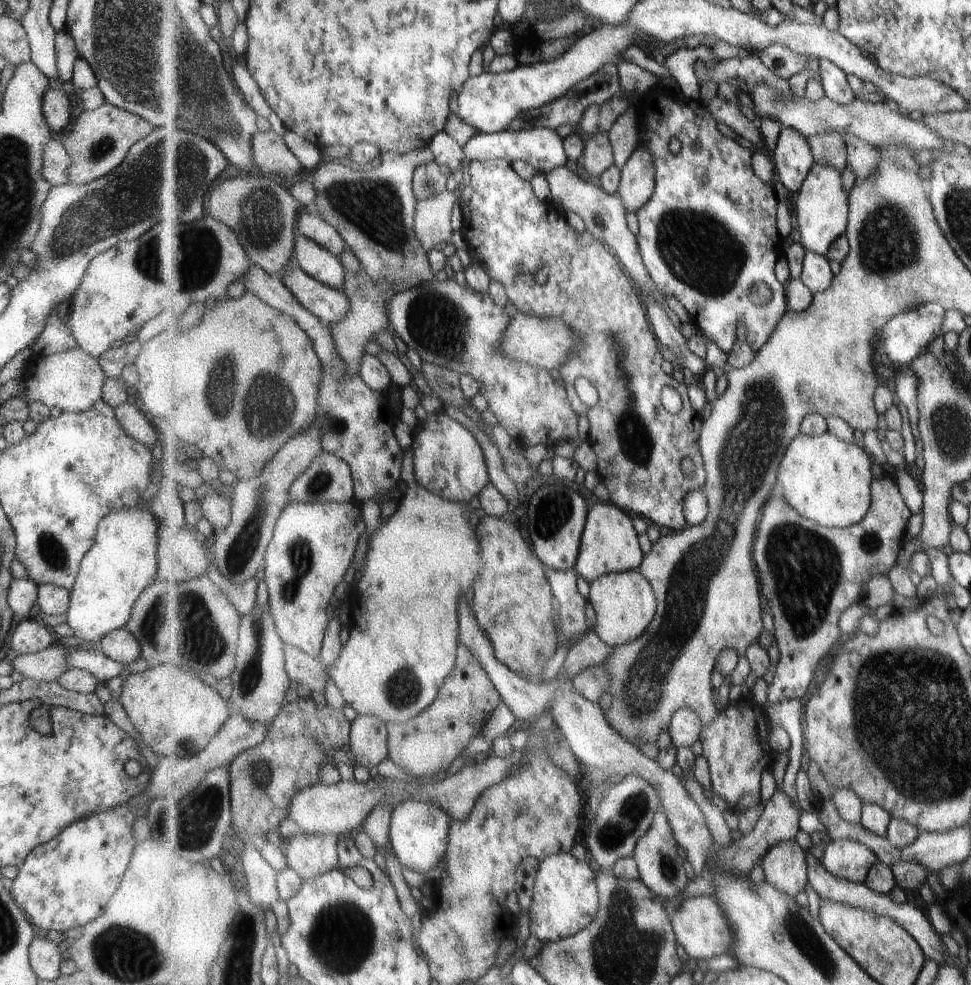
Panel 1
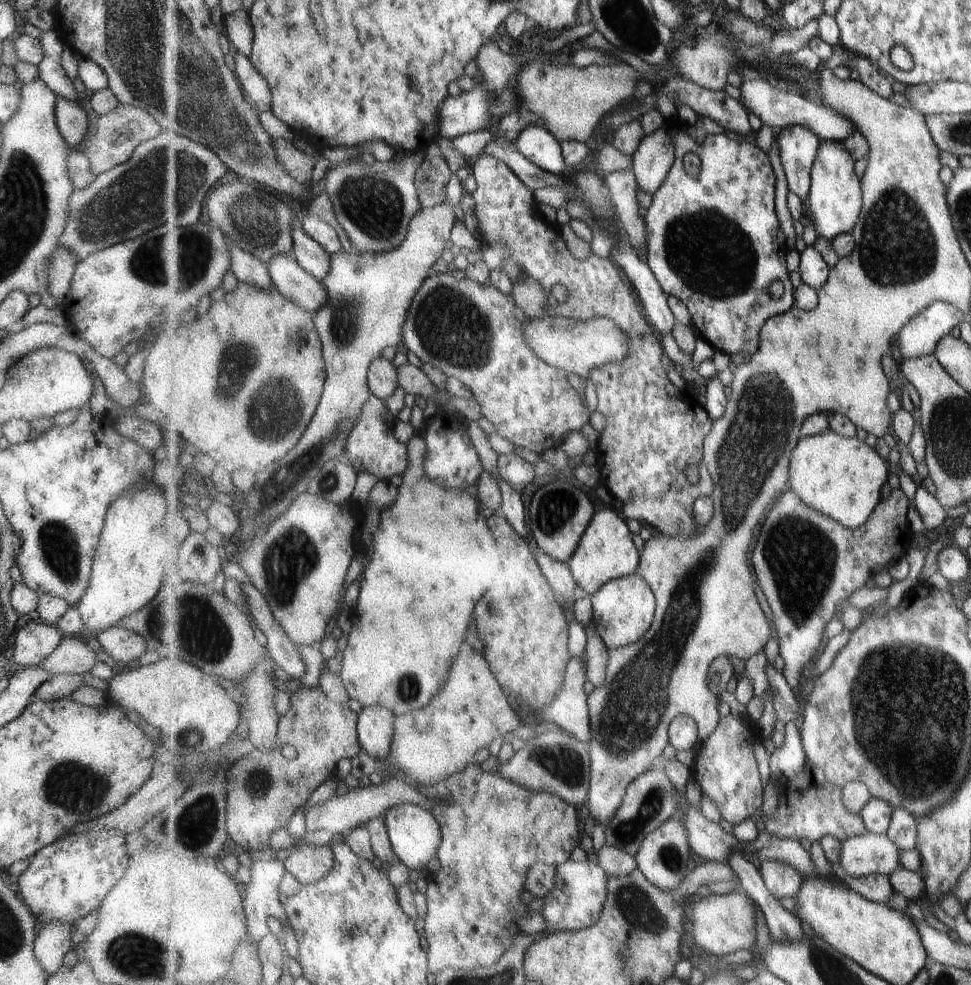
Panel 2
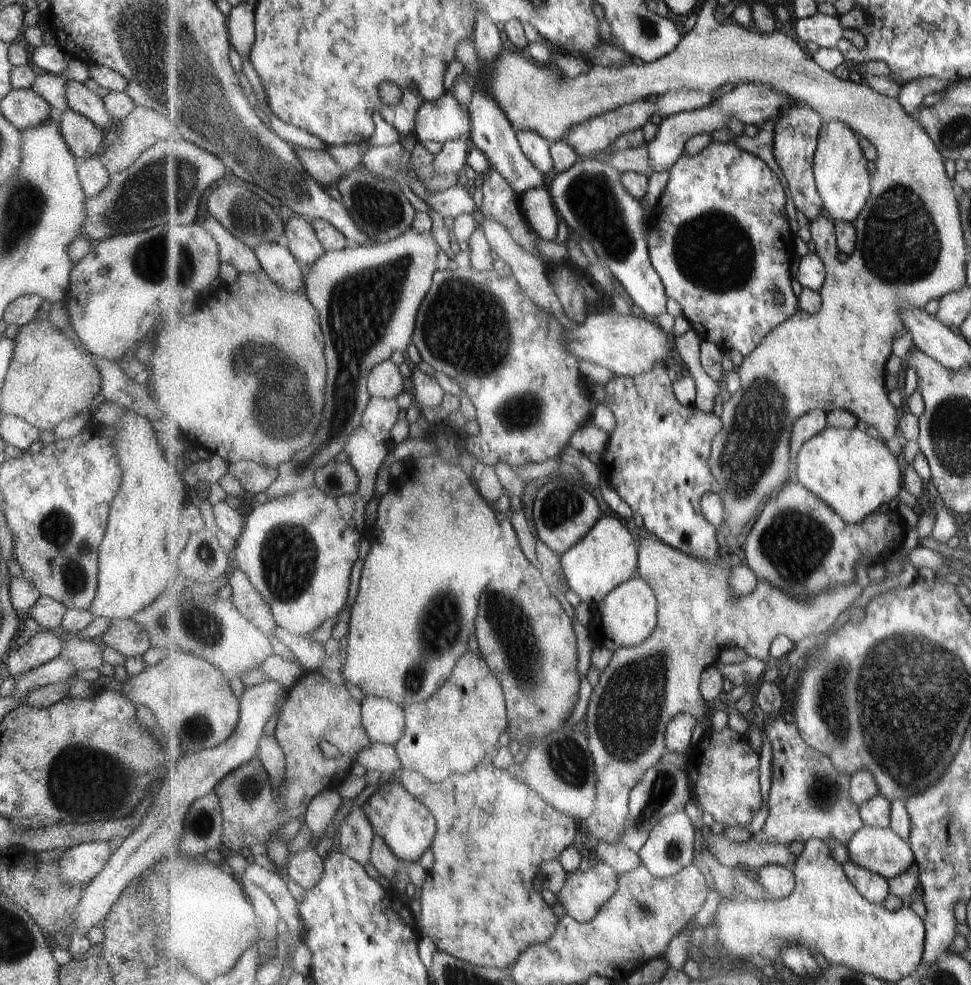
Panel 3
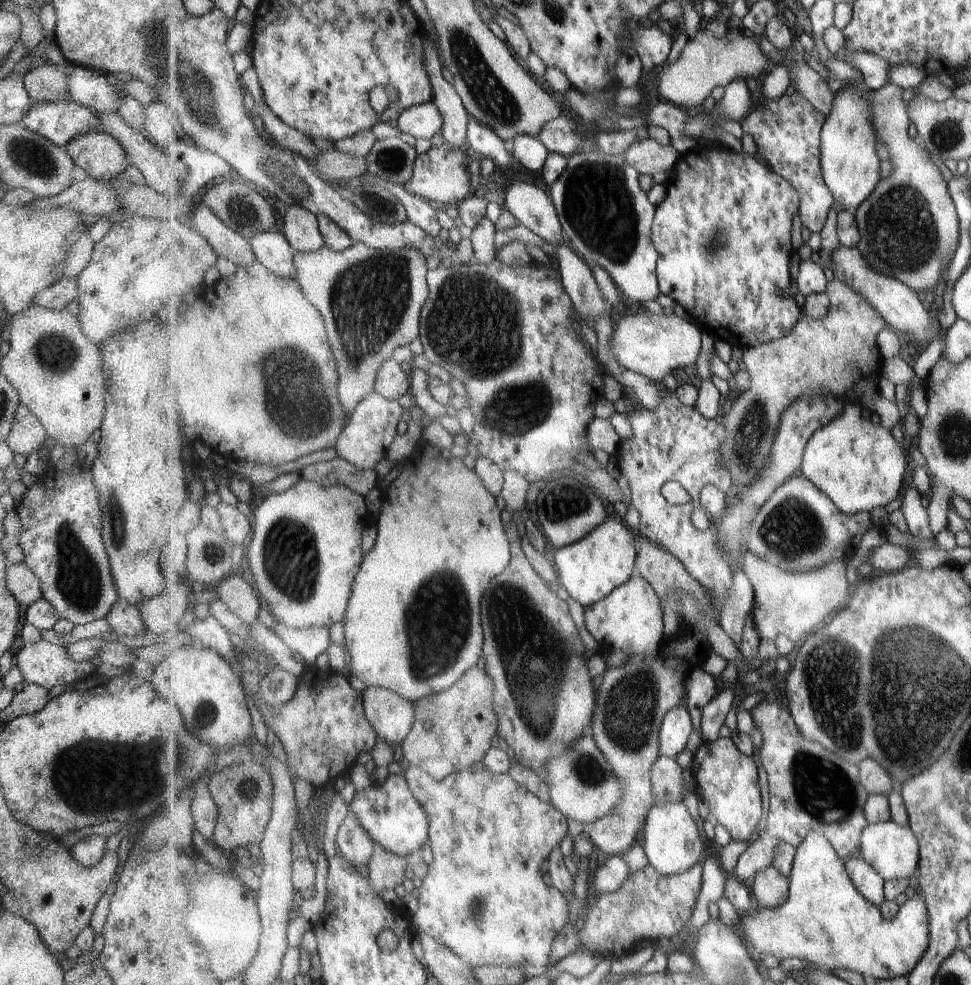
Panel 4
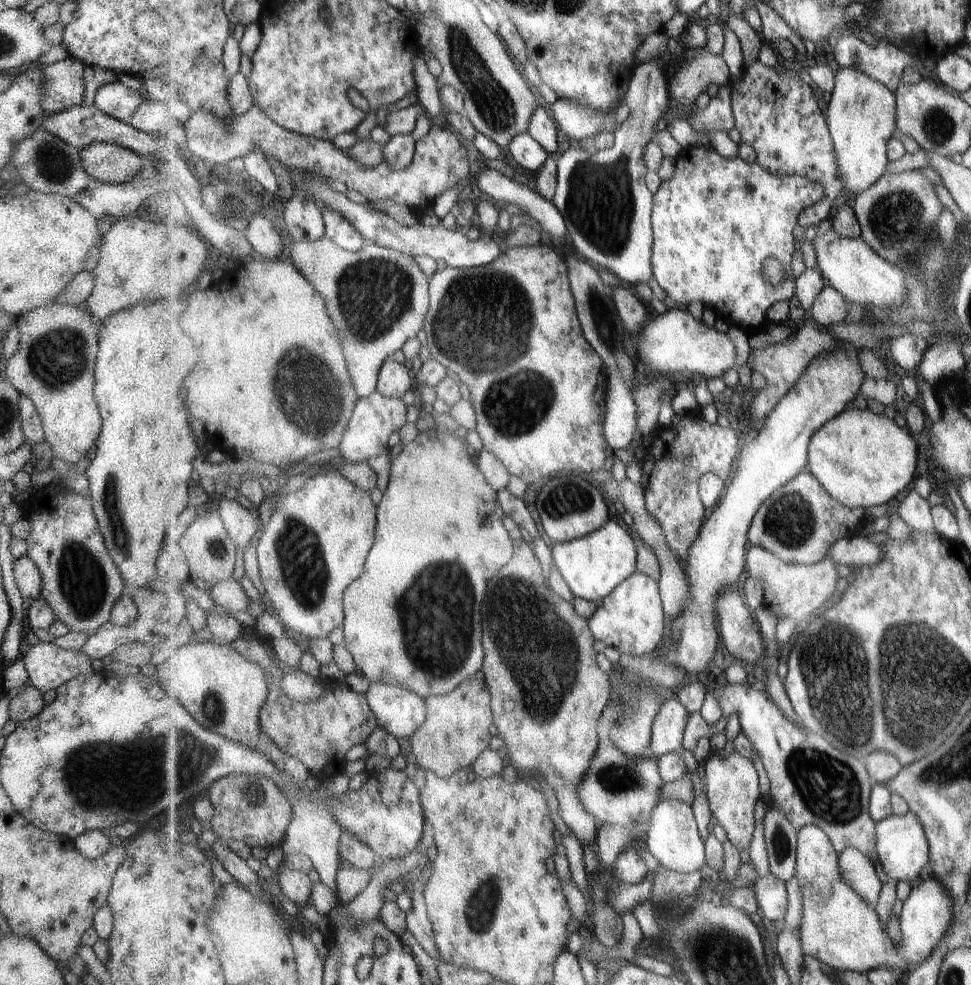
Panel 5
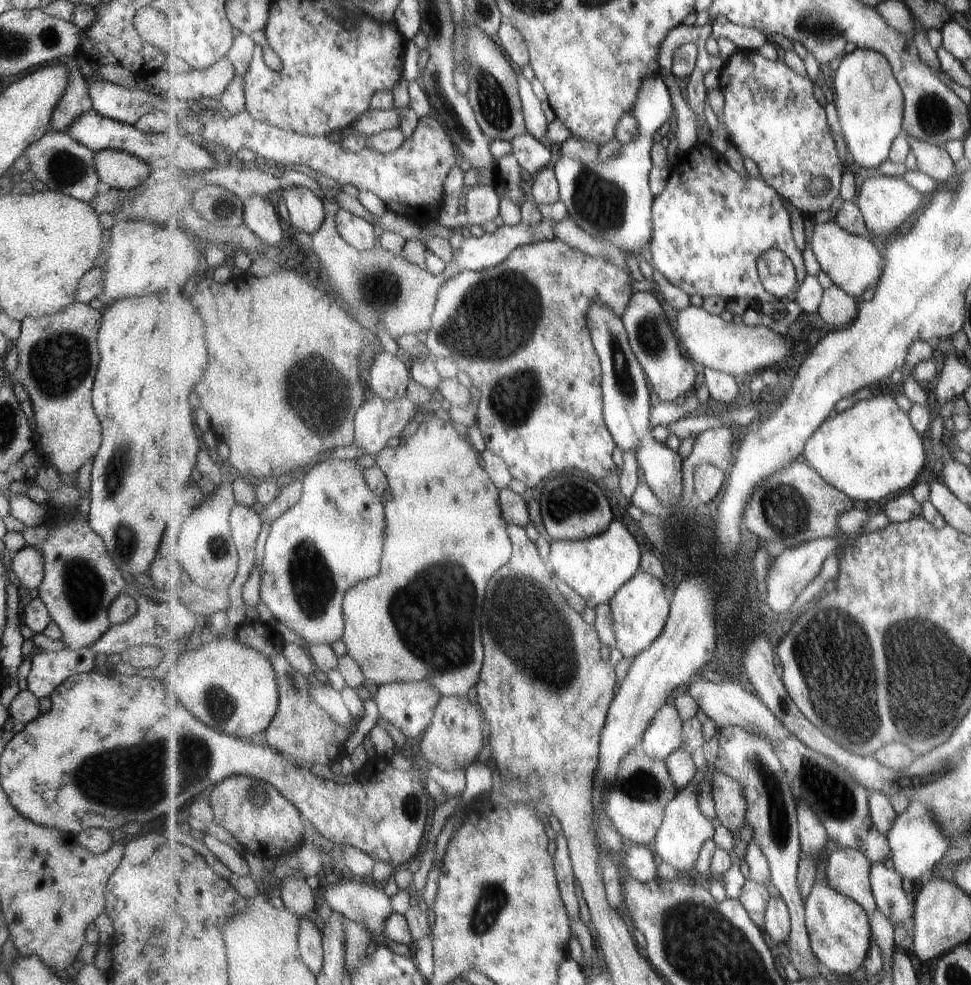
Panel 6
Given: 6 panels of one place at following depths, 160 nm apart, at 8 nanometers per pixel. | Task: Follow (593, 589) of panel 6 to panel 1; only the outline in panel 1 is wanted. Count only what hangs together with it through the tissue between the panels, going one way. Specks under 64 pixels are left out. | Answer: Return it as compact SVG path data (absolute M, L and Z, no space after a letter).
M610 500L594 504L589 511L589 520L582 536L580 555L573 569L576 574L590 585L600 576L609 573L637 571L643 559L644 554L639 548L639 538L637 538L633 520Z

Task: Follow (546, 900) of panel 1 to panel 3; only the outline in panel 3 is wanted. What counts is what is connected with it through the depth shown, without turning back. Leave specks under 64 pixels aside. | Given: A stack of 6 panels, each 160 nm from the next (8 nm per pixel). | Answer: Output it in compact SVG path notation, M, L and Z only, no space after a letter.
M593 858L588 869L568 873L557 900L575 920L591 922L600 908L616 894L618 875L603 860Z

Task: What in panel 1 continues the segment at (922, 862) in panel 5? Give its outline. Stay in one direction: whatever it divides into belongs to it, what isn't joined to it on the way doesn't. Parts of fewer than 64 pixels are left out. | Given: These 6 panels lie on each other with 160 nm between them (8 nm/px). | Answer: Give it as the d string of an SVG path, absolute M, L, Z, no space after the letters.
M855 839L831 840L824 850L821 862L833 874L856 883L864 883L871 870L880 862L873 850Z

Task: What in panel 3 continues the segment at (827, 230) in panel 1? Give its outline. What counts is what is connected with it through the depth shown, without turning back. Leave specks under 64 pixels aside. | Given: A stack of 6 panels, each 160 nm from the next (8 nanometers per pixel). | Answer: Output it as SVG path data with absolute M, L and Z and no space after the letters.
M845 121L826 122L820 132L814 175L821 198L824 200L824 214L834 221L854 223L864 210L872 191L872 177L869 174L869 159L861 146L858 133Z

